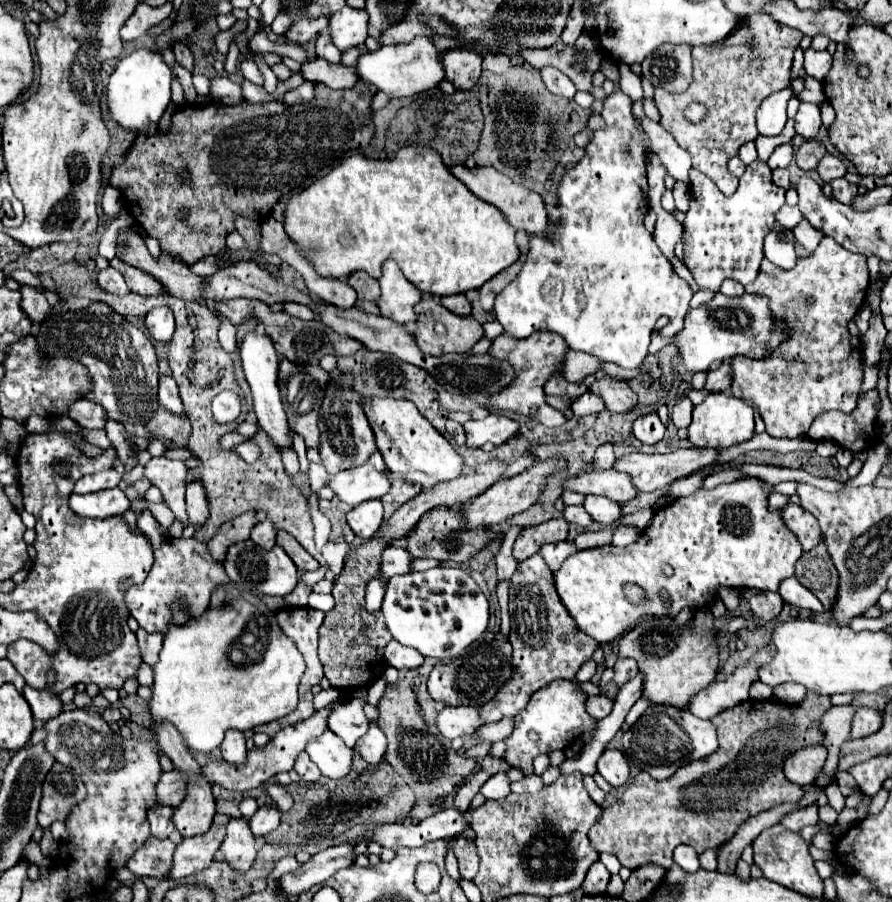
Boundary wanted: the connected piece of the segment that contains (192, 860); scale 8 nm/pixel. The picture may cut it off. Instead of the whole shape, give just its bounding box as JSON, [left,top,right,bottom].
[168,814,232,880]

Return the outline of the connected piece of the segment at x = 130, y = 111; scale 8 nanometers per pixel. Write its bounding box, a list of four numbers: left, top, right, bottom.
[106,50,170,134]

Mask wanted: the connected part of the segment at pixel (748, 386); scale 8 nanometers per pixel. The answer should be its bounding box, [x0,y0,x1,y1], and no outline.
[730,236,868,438]

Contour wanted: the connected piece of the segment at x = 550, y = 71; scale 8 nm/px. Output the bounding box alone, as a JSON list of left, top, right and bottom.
[540,66,576,98]

